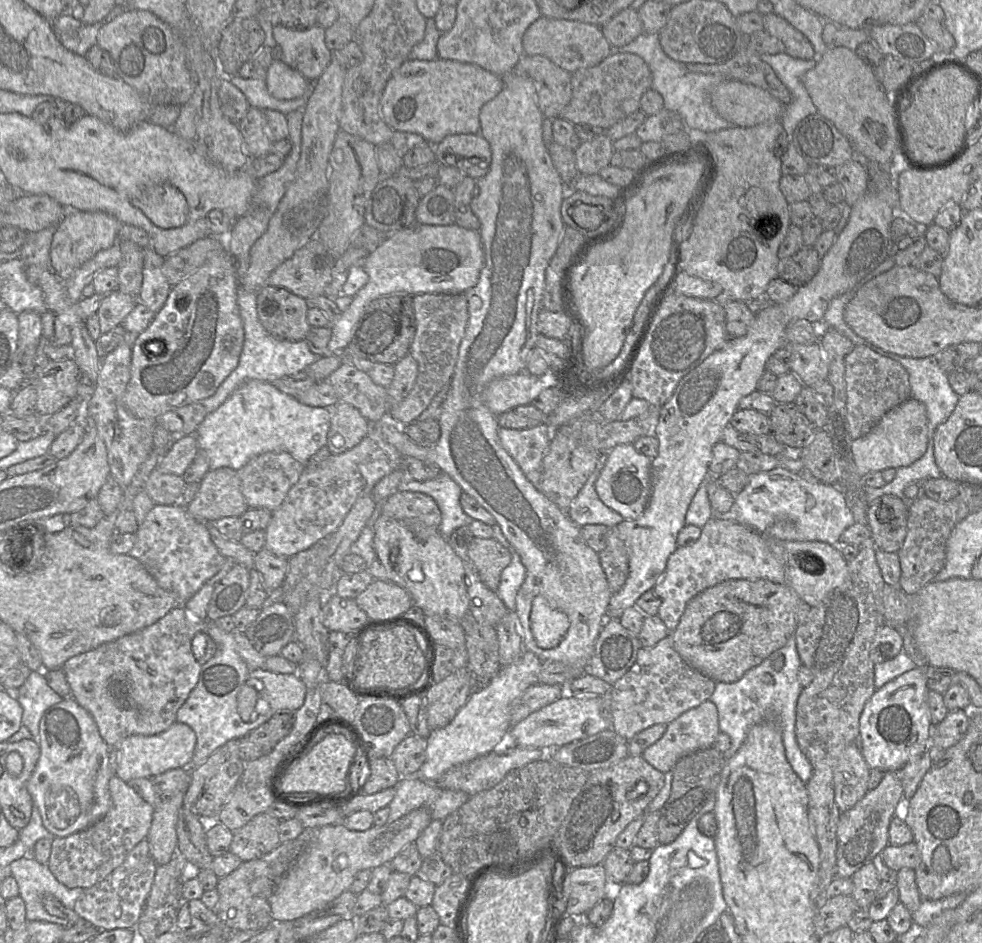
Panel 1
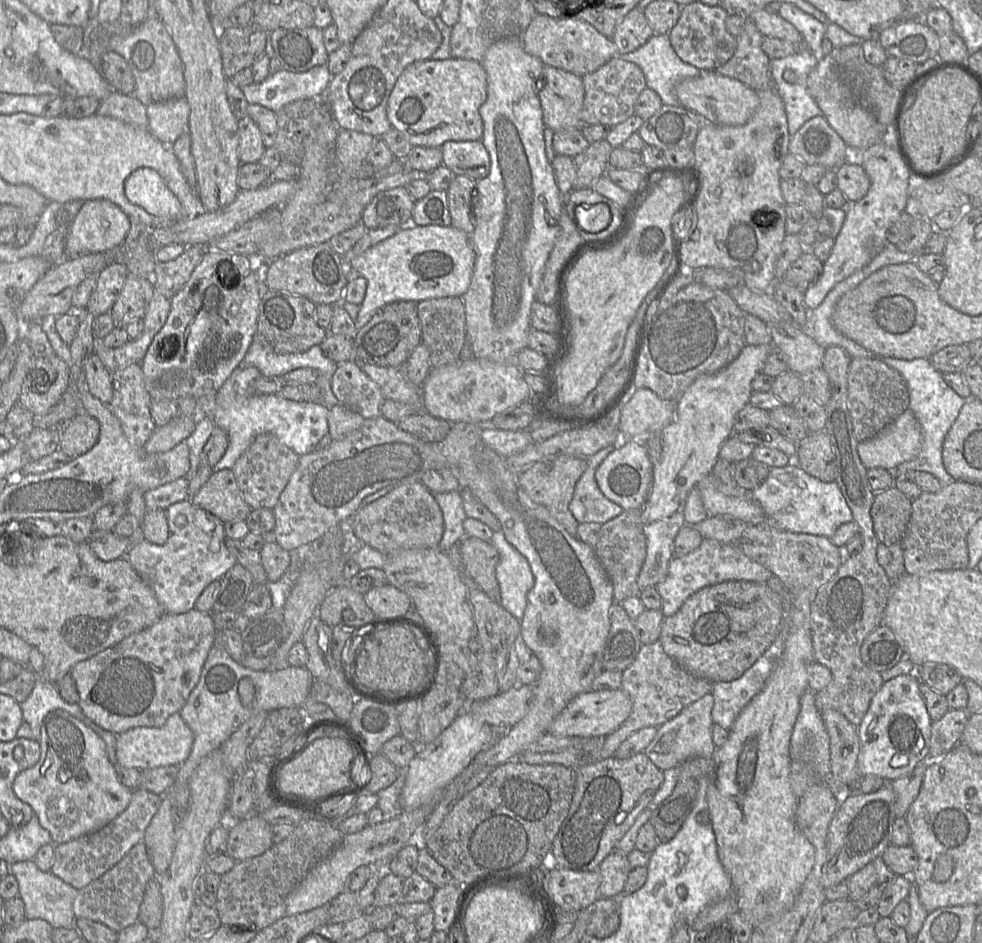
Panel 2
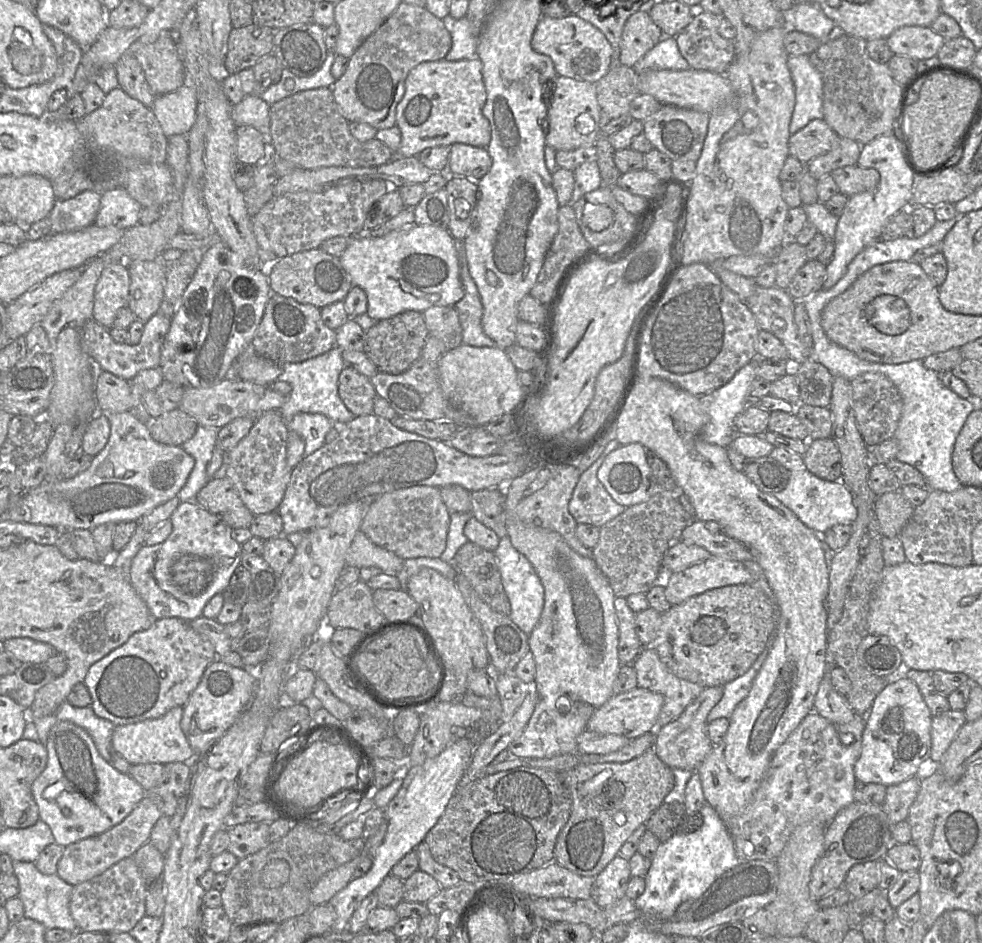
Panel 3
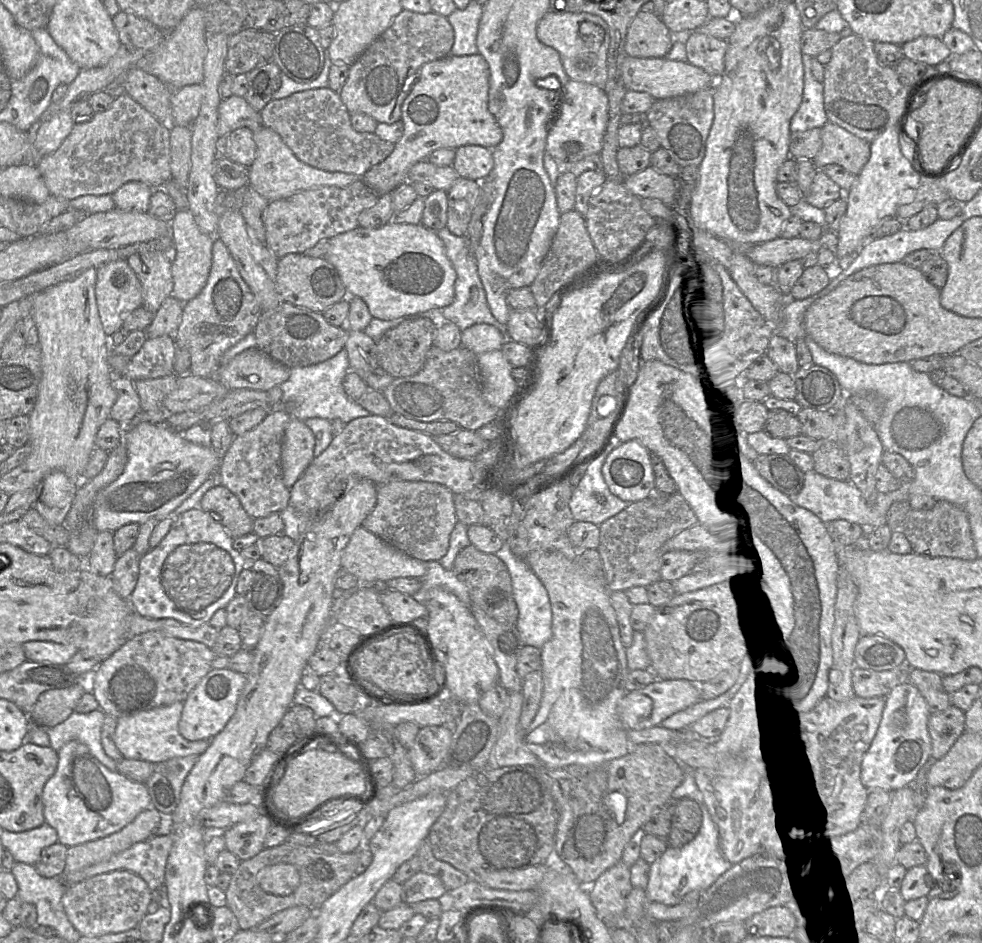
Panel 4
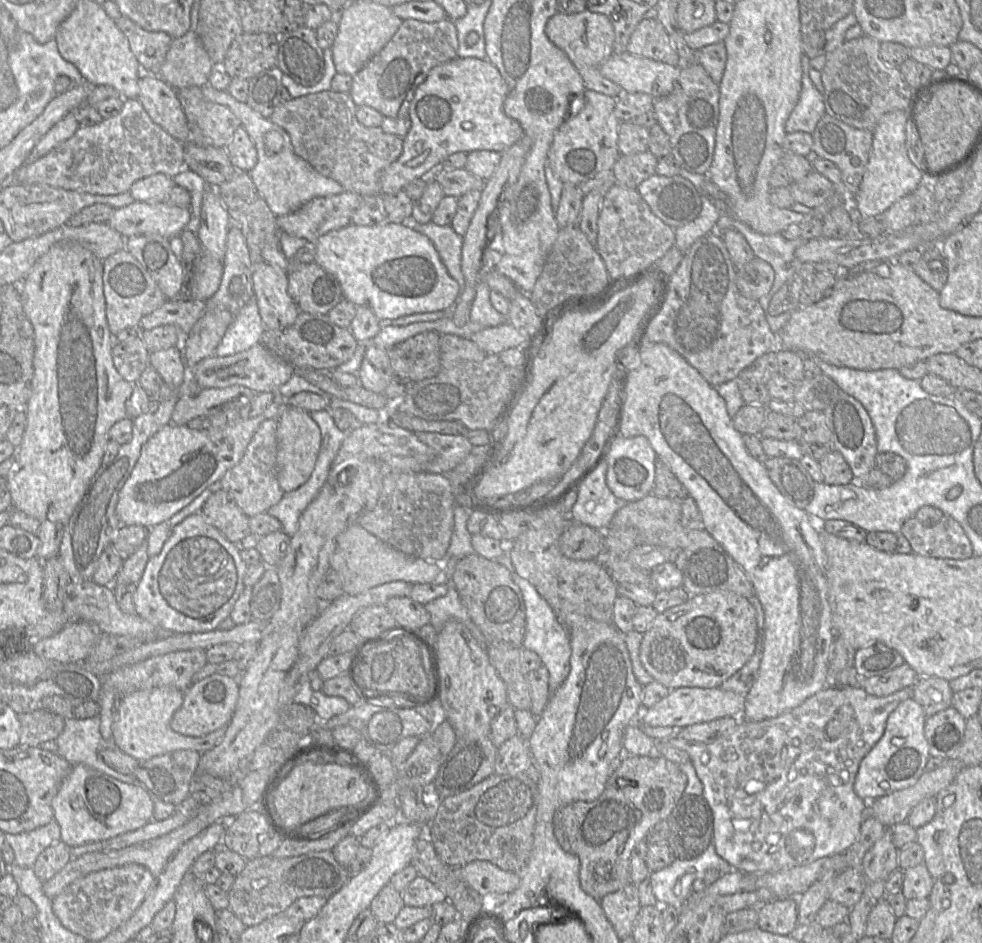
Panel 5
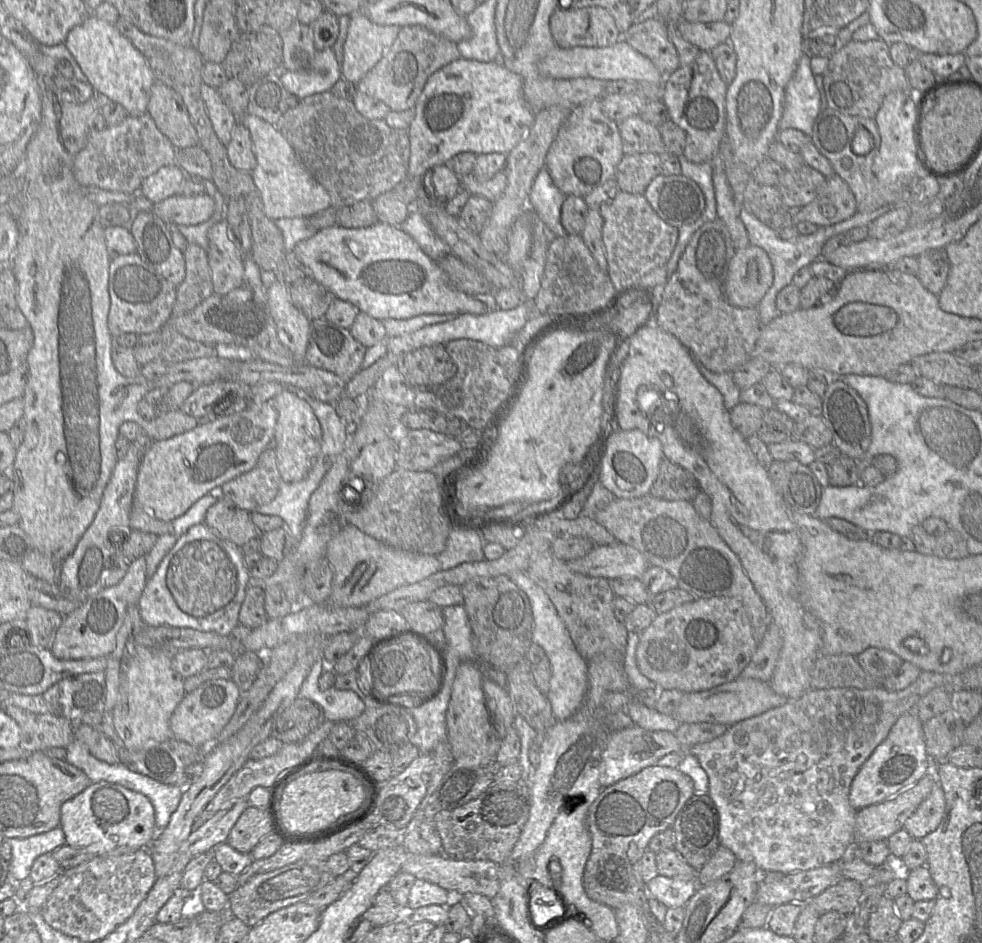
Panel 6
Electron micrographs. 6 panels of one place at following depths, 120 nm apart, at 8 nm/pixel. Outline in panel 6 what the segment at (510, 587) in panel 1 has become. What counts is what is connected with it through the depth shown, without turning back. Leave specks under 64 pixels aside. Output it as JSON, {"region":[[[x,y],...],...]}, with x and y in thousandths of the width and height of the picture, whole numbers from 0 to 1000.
{"region":[[[524,606],[517,612],[537,631],[543,650],[542,683],[550,685],[560,702],[561,717],[556,739],[567,765],[582,760],[593,749],[599,732],[598,701],[590,694],[573,659],[556,628],[535,607]]]}

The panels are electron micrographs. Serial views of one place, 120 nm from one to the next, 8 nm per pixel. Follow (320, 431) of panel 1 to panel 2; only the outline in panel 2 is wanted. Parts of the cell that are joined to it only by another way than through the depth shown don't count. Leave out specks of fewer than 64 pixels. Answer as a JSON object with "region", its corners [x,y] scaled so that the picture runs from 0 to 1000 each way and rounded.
{"region":[[[240,389],[220,417],[220,435],[217,448],[232,462],[232,474],[217,495],[219,501],[235,497],[240,488],[264,460],[275,458],[304,484],[318,479],[334,459],[335,433],[327,426],[303,426],[283,418],[254,419],[253,415],[267,397],[259,389]]]}

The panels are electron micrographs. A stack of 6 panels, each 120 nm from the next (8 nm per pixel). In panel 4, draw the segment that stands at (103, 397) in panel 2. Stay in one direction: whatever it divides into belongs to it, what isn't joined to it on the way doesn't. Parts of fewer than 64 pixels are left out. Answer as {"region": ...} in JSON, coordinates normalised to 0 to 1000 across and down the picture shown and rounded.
{"region":[[[115,399],[113,409],[119,423],[113,433],[112,443],[123,450],[132,449],[143,436],[143,422],[136,405],[127,399]]]}

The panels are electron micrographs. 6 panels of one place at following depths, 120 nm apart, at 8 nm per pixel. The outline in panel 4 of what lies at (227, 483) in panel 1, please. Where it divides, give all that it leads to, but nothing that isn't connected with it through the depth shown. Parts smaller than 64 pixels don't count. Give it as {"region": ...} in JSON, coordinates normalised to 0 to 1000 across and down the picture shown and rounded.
{"region":[[[226,513],[214,517],[202,538],[223,554],[236,571],[258,564],[259,550],[248,541],[241,526]]]}

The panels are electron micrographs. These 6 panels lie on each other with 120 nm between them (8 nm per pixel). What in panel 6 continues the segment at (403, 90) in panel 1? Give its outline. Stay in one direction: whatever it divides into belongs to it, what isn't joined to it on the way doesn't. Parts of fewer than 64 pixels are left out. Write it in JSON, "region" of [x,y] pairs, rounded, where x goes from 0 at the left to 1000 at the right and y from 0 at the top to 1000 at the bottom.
{"region":[[[467,62],[440,77],[426,103],[423,124],[415,136],[418,166],[414,189],[423,191],[443,176],[453,173],[469,161],[485,164],[517,163],[538,142],[546,121],[533,102],[531,81],[518,74],[510,65],[489,66]]]}

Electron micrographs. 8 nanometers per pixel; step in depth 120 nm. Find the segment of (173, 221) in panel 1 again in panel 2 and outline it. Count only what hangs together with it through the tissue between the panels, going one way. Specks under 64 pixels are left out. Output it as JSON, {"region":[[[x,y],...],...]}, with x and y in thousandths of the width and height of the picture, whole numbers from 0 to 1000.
{"region":[[[142,178],[132,185],[127,192],[127,207],[133,215],[163,233],[177,236],[185,231],[181,210],[156,179]]]}

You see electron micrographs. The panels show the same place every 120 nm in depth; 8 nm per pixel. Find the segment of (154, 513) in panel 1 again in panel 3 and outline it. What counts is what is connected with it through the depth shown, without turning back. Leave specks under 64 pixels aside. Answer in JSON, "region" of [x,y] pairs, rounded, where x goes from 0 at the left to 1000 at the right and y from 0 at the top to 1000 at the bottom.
{"region":[[[199,531],[184,532],[176,542],[172,550],[175,555],[175,563],[171,571],[162,577],[155,579],[147,577],[143,580],[133,596],[130,614],[140,630],[149,639],[151,646],[158,656],[182,655],[187,659],[196,659],[206,653],[207,646],[212,637],[220,630],[226,630],[228,625],[233,619],[237,607],[245,598],[245,591],[247,587],[246,579],[235,569],[236,560],[234,558],[228,555],[221,546],[216,545],[204,538]]]}

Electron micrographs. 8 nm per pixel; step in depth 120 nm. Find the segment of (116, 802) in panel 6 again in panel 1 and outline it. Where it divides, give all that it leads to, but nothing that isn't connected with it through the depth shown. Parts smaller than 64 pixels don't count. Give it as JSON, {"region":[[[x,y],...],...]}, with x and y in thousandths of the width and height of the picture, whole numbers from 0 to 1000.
{"region":[[[73,739],[64,740],[49,751],[42,764],[38,784],[41,802],[29,827],[27,838],[41,862],[45,877],[56,888],[64,889],[81,882],[103,870],[113,857],[111,828],[115,823],[111,810],[114,795],[104,784],[100,771],[90,754]]]}

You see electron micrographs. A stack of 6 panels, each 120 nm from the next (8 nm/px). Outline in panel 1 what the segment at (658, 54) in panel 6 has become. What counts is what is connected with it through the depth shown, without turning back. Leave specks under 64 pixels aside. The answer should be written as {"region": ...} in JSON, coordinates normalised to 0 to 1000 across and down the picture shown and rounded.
{"region":[[[643,7],[619,21],[612,28],[612,32],[624,50],[636,49],[656,34],[650,11]]]}

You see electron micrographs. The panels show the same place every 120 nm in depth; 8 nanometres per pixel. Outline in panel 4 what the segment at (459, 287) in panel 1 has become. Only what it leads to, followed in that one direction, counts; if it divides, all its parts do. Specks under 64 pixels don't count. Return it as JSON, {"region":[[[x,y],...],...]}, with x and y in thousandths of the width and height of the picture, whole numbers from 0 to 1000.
{"region":[[[399,233],[381,243],[365,240],[334,255],[330,274],[342,284],[353,306],[353,314],[370,317],[380,337],[400,339],[421,336],[438,328],[454,326],[462,318],[464,287],[454,270],[450,255],[443,245],[430,238],[408,238]]]}

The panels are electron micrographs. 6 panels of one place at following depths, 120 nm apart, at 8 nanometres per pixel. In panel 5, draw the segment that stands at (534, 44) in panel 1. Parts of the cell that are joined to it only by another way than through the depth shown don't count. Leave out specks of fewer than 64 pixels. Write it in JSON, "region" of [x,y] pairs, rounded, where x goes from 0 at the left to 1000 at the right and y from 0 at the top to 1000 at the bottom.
{"region":[[[599,11],[585,15],[566,13],[556,23],[555,36],[565,49],[577,57],[580,65],[593,82],[597,94],[614,99],[625,104],[628,104],[634,99],[638,99],[635,98],[630,90],[616,83],[611,77],[612,68],[624,57],[624,47],[626,40],[624,27],[618,17]]]}

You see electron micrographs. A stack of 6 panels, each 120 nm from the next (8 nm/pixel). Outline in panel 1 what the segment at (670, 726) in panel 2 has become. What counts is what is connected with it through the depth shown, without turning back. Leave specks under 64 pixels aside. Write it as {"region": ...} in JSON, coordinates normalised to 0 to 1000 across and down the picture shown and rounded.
{"region":[[[722,741],[682,766],[675,780],[657,794],[653,802],[667,815],[678,820],[684,818],[687,810],[697,802],[727,791],[732,777],[731,753]]]}

